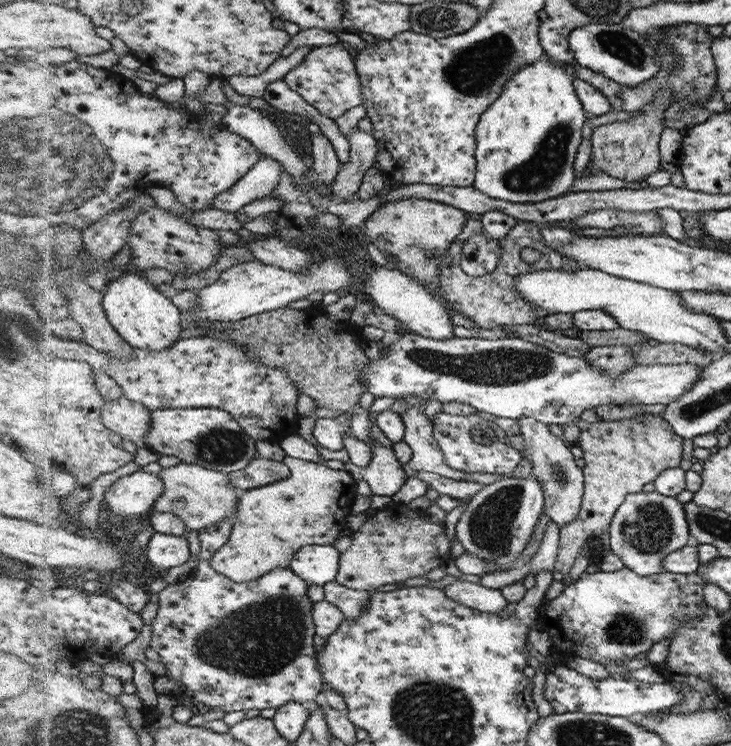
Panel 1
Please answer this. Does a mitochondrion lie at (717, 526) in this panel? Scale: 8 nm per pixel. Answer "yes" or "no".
yes

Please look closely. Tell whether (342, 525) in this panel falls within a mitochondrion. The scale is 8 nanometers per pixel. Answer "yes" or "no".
no

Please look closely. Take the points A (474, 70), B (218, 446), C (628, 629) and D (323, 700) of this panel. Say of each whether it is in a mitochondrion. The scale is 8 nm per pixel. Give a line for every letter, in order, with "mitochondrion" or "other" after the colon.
A: mitochondrion
B: mitochondrion
C: mitochondrion
D: other

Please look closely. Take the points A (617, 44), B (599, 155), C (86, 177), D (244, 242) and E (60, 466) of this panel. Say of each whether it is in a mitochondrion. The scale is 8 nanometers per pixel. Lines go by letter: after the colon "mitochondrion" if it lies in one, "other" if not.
A: mitochondrion
B: other
C: mitochondrion
D: other
E: other

